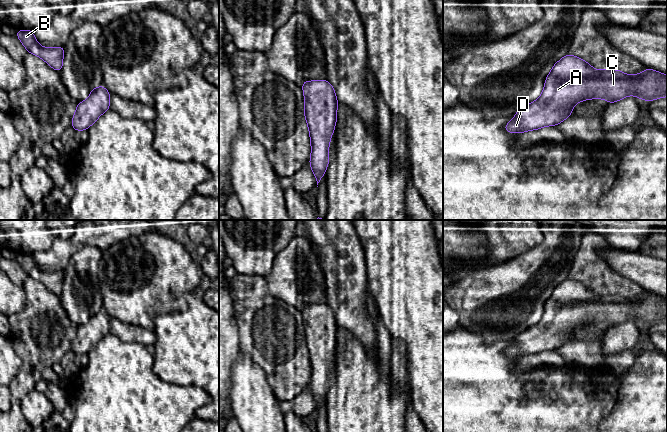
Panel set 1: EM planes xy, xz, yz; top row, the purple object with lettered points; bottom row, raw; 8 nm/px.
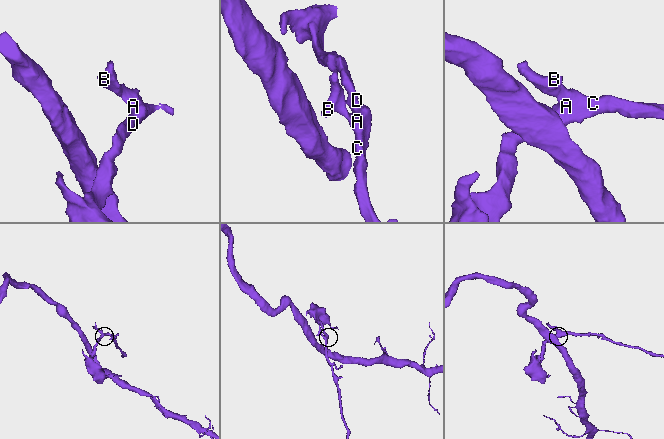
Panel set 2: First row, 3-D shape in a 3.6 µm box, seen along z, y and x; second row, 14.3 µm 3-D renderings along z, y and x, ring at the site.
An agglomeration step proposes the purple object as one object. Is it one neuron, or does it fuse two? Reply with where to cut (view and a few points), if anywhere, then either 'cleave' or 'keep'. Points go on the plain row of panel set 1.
cut none; keep

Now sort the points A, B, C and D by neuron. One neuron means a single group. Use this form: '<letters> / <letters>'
A B C D

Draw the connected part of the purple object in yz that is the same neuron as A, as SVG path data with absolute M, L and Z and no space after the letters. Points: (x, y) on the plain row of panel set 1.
M567 278L554 288L545 303L541 320L534 326L518 334L514 342L504 350L508 357L523 357L545 350L556 350L572 340L573 330L588 323L606 323L615 327L634 319L647 326L667 321L667 299L646 292L641 298L628 299L621 294L596 294L583 283Z

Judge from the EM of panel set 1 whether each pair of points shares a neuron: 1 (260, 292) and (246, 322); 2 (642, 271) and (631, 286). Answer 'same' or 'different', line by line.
1: same
2: different

